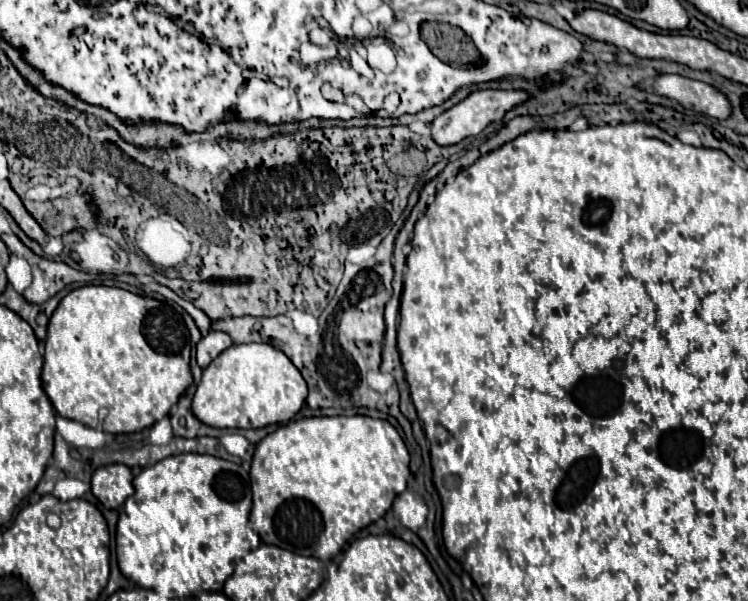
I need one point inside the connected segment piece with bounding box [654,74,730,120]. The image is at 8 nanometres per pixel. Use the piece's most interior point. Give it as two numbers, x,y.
692,94

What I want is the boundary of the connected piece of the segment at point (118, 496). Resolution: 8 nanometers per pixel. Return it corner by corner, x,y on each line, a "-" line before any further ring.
108,464
94,472
92,476
94,496
110,510
120,510
130,494
134,494
132,472
122,464

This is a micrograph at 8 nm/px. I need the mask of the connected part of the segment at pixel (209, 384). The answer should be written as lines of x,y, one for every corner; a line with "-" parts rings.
252,342
252,344
234,344
234,346
226,348
218,358
214,358
214,362
210,362
210,366
204,370
202,382
198,384
196,394
194,394
194,400
192,400
192,412
194,412
194,416
196,416
200,422
204,422
204,424
208,424
208,426
214,426
214,428
264,428
264,426
268,426
268,424
282,424
282,422
288,422
290,418
294,418
296,412
304,406
306,394
308,394
308,390
306,390
306,382
304,382
302,374
298,372
298,368
290,362
290,358
288,358
284,352
276,350
276,348
270,346
270,344
254,344
254,342

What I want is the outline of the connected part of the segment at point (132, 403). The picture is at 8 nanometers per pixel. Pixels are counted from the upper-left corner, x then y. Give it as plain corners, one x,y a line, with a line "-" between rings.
82,286
82,288
68,292
50,318
48,336
46,336
44,346
46,346
46,352
44,352
44,368
42,368
42,386
44,386
52,406
56,408
56,412
64,418
82,422
90,428
106,430
110,434
134,434
134,432
140,432
144,428
150,428
154,422
168,416
170,408
178,402
182,392
192,384
192,372
190,372
190,366
188,366
188,362
190,362
190,334
188,334
188,328
186,328
182,316
164,302
158,302
158,300
146,298
146,296
138,296
138,294
132,294
132,292
122,290
122,288

